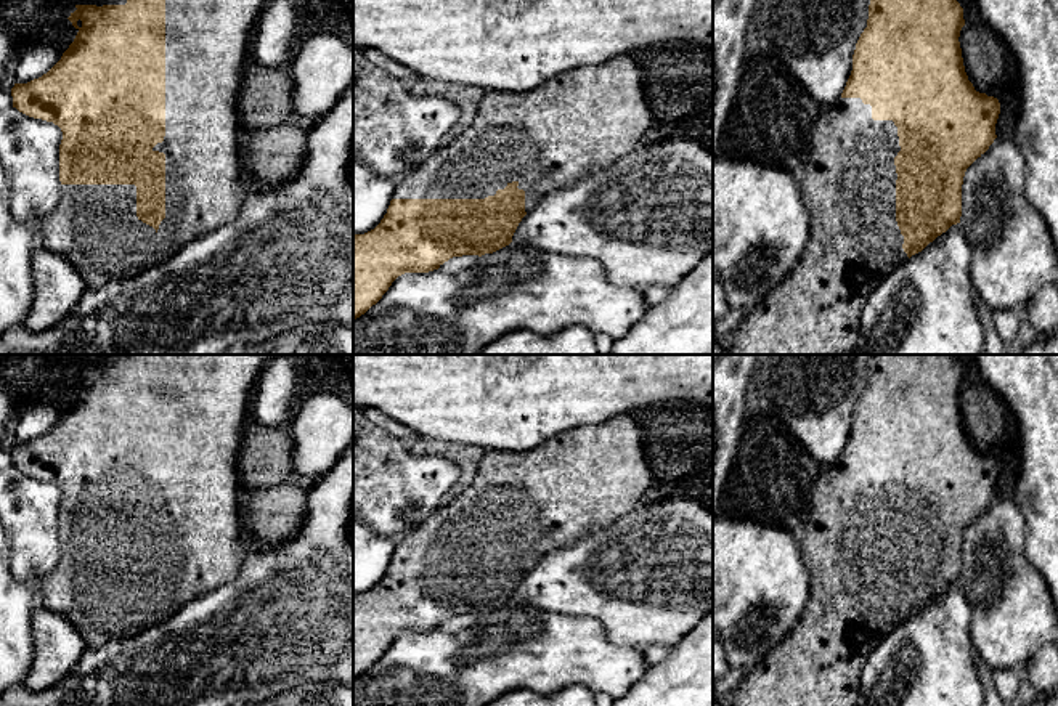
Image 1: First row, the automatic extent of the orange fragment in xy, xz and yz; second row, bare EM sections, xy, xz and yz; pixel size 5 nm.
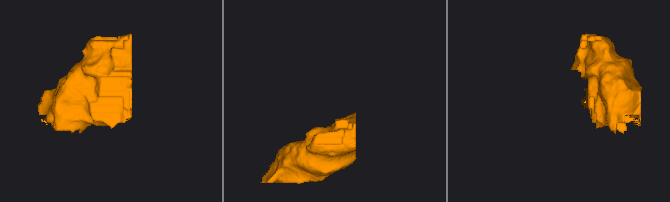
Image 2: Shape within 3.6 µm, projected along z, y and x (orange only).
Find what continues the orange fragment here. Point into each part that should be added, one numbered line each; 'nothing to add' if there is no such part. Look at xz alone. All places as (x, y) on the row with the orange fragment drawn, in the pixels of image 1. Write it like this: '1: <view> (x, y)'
1: xz (551, 137)

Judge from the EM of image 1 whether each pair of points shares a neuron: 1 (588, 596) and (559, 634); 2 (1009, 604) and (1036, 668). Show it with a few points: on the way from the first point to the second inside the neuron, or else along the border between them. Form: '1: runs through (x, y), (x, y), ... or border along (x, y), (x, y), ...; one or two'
1: border along (538, 607), (548, 612), (591, 615), (606, 636); two
2: border along (1041, 647), (1025, 665); two

